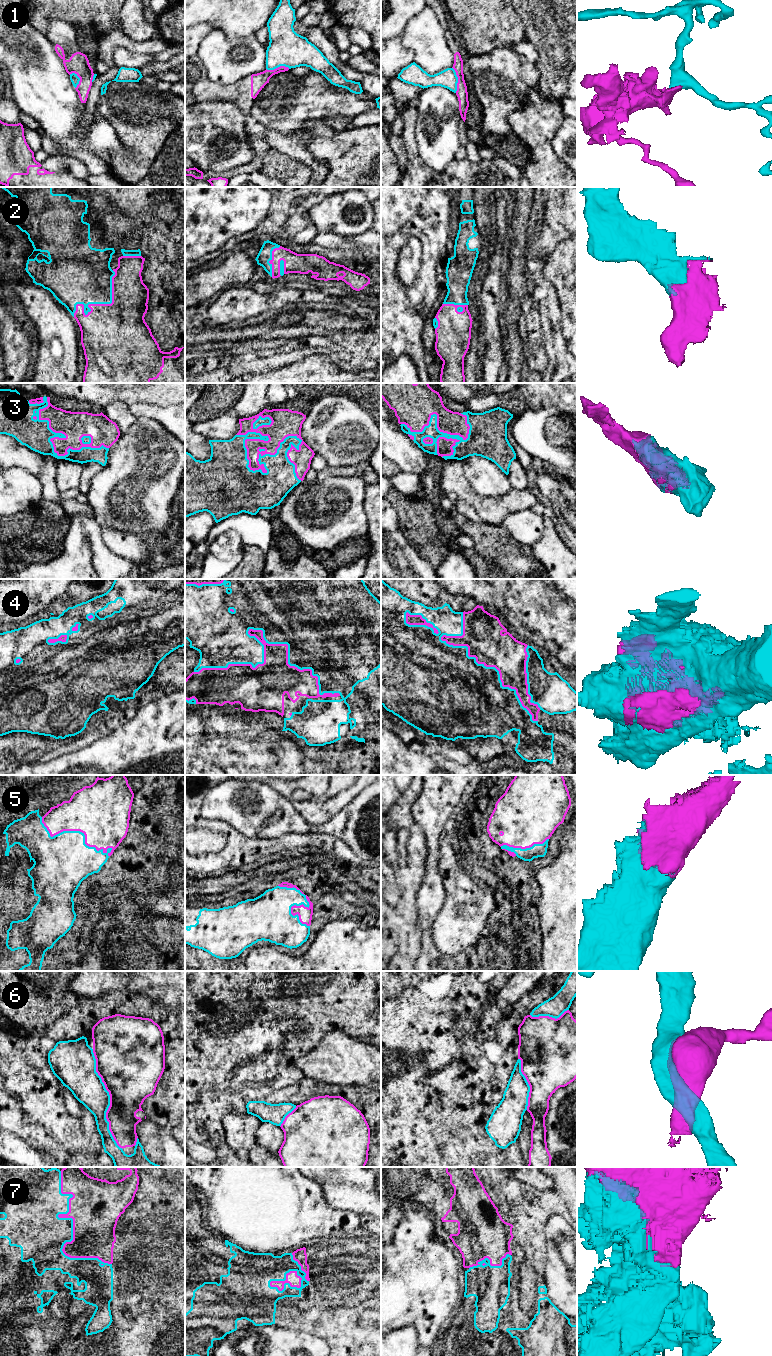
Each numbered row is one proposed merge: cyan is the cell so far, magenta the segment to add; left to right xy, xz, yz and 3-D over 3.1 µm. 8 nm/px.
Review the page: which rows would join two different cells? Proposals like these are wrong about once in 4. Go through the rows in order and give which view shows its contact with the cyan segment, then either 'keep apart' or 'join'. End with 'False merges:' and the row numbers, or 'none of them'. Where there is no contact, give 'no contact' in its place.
1: meets cyan in yz; join
2: meets cyan in xy; join
3: meets cyan in xz; join
4: meets cyan in xz; join
5: meets cyan in xy; join
6: meets cyan in xy; keep apart
7: meets cyan in xy; join
False merges: 6

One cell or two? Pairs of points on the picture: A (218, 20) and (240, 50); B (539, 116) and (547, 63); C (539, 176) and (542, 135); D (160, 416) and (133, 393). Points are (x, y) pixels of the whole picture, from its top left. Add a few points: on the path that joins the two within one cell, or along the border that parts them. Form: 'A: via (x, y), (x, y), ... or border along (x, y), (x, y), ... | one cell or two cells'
A: border along (215, 28), (230, 38), (254, 34) | two cells
B: border along (538, 89), (544, 98), (554, 97), (559, 101) | two cells
C: via (541, 166), (541, 145) | one cell
D: border along (168, 405), (132, 403), (129, 406) | two cells

